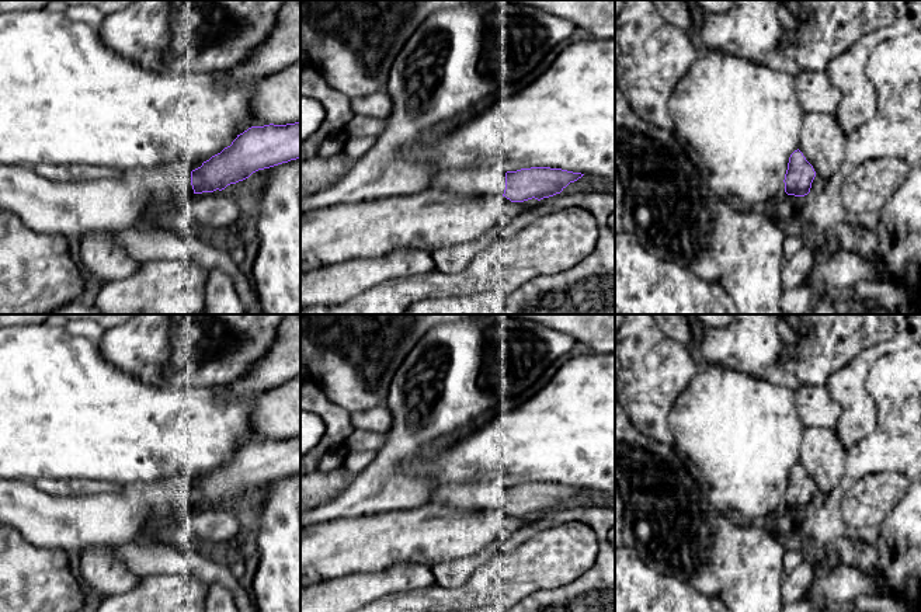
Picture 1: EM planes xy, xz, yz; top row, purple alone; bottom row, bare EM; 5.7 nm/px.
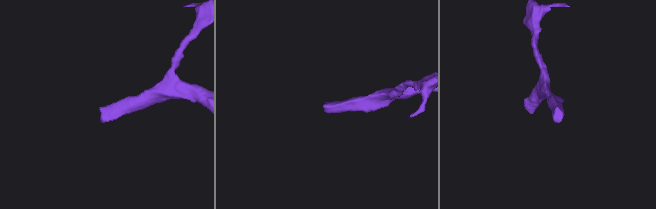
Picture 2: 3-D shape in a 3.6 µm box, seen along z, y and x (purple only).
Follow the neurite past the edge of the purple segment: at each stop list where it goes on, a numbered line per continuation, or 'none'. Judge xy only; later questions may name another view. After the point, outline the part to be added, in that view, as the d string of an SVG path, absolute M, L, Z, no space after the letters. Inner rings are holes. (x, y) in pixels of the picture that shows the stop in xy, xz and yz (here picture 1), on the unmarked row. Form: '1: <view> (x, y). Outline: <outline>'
1: xy (70, 524). Outline: M184 476L154 483L132 483L119 491L93 495L56 497L27 480L0 479L0 522L14 526L32 545L63 552L87 546L119 546L140 539L150 519L187 519L194 511L191 481Z

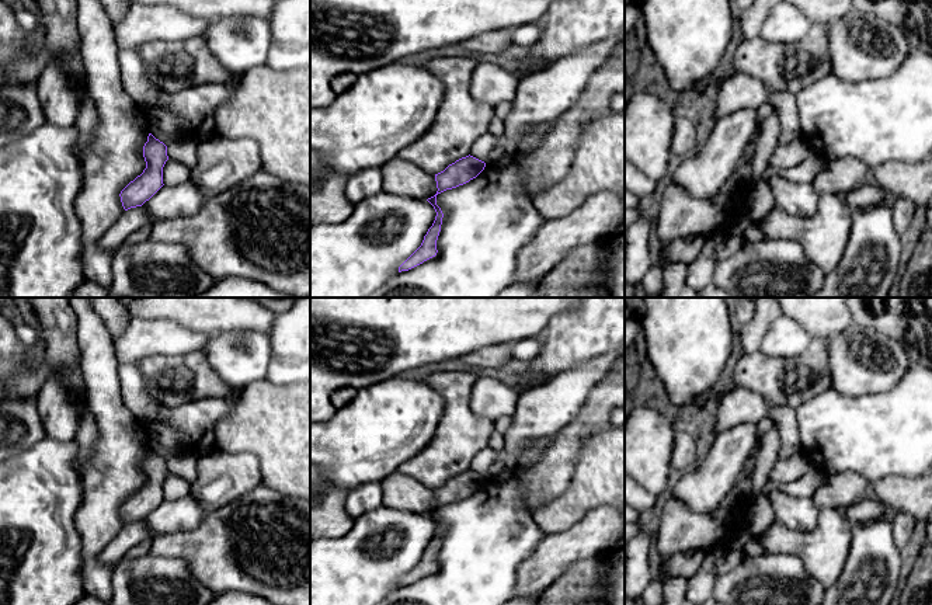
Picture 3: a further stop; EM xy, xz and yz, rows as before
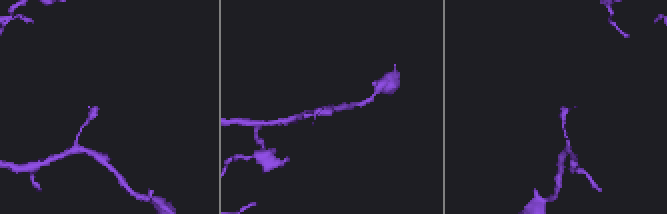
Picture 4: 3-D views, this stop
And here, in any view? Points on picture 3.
none

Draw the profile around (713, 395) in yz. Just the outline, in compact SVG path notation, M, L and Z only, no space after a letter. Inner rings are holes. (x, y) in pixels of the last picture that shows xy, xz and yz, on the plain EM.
M714 386L709 390L706 390L700 397L698 397L693 403L693 408L703 410L705 407L717 403L724 392L719 386Z

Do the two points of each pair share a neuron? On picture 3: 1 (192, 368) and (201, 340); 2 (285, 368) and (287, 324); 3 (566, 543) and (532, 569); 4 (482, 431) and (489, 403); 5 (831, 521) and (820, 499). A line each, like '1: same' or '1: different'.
1: different
2: same
3: same
4: different
5: different

